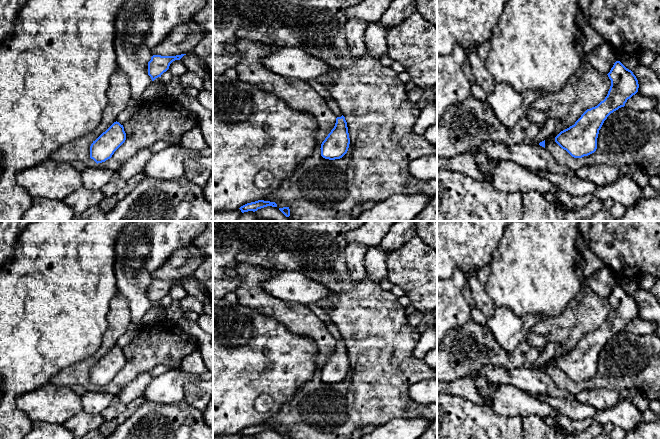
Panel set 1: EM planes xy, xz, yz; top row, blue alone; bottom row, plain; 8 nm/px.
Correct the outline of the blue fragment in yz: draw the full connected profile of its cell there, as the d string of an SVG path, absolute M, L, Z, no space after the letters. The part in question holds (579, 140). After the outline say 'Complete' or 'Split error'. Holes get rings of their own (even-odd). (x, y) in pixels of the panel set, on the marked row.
M620 61L614 63L607 75L611 86L605 99L587 109L574 125L555 137L555 142L574 158L582 158L596 151L599 130L604 121L638 92L636 76Z. Complete

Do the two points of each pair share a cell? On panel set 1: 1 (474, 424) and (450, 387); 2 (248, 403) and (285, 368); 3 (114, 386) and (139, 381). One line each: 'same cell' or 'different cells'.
1: different cells
2: same cell
3: different cells

